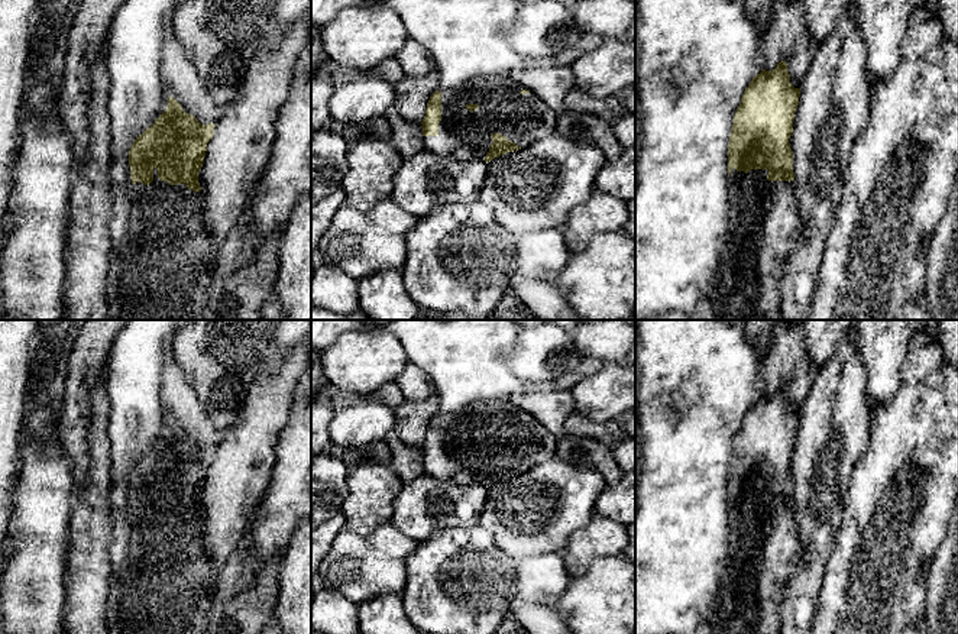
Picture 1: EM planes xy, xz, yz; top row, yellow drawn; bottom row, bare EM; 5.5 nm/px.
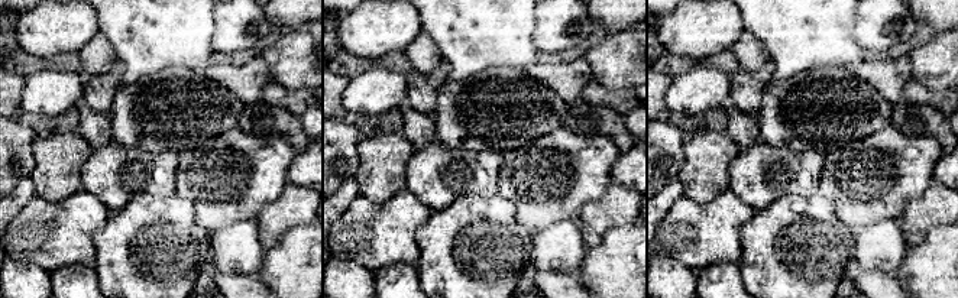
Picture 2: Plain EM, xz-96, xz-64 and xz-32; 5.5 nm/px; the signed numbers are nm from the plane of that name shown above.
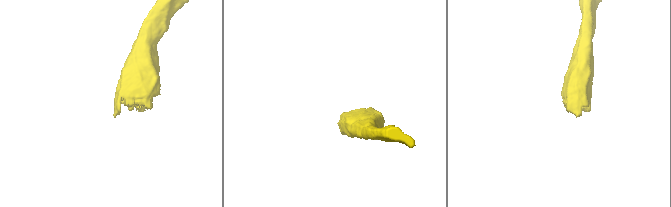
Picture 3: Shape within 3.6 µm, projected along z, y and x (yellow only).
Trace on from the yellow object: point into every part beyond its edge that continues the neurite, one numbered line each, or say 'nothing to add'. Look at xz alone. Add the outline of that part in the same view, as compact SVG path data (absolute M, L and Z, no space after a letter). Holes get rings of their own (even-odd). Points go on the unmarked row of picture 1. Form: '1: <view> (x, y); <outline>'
1: xz (523, 443); M502 400L476 401L441 415L437 460L424 460L424 473L459 485L483 485L496 456L520 472L554 459L559 437L541 421Z

